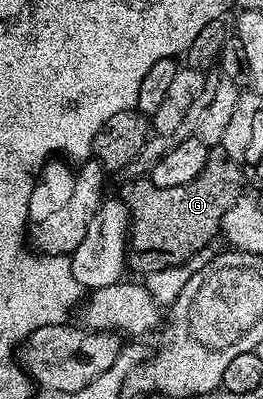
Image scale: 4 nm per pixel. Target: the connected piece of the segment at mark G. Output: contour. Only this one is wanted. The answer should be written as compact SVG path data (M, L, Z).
M213 146L209 149L207 166L199 170L199 178L194 178L184 186L155 186L152 179L133 178L130 184L125 184L119 192L120 199L124 200L129 207L129 228L218 228L224 215L227 214L238 199L243 196L241 190L242 165L237 164L225 153L220 146Z

